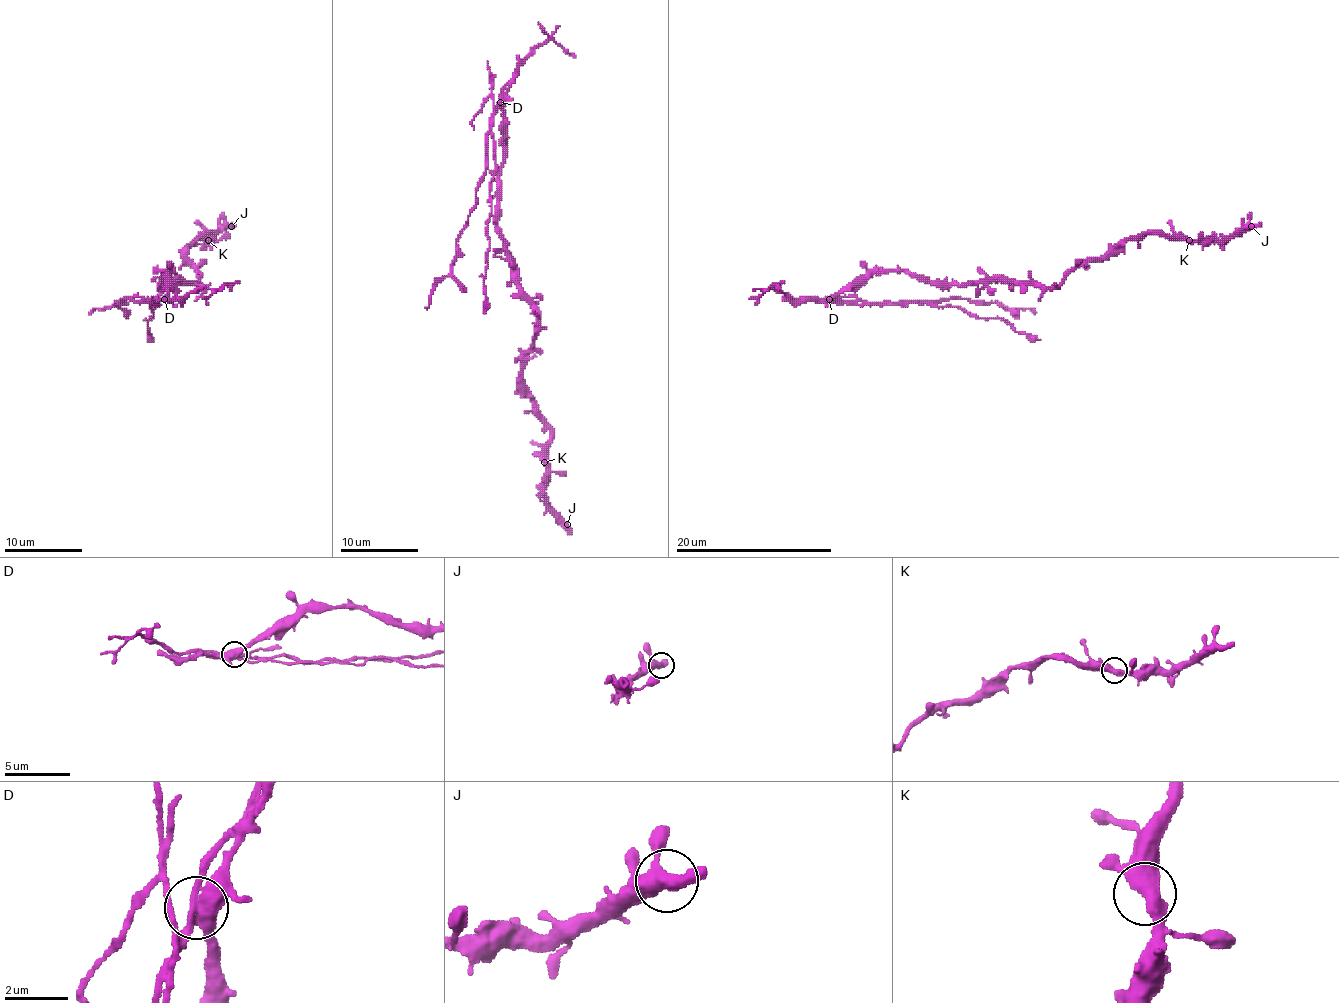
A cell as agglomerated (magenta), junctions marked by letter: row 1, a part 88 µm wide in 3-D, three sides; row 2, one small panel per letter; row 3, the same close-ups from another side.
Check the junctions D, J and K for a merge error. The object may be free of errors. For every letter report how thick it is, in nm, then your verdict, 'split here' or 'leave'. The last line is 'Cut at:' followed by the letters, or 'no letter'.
D: 420 nm | split here
J: 400 nm | leave
K: 420 nm | leave
Cut at: D

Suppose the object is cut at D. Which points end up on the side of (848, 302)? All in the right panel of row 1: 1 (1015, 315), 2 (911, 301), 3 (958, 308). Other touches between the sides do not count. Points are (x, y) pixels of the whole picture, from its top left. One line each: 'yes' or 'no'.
1: yes
2: yes
3: yes

